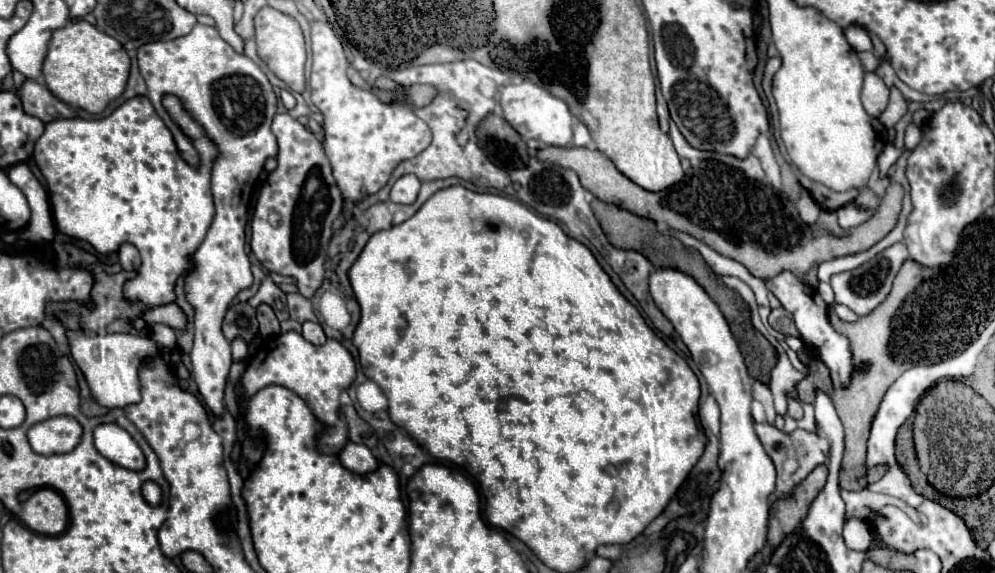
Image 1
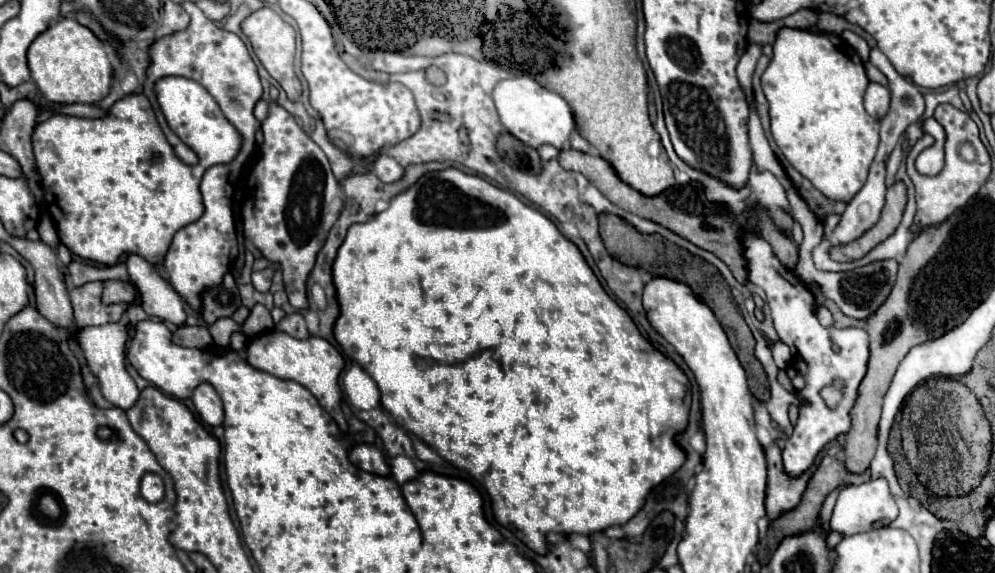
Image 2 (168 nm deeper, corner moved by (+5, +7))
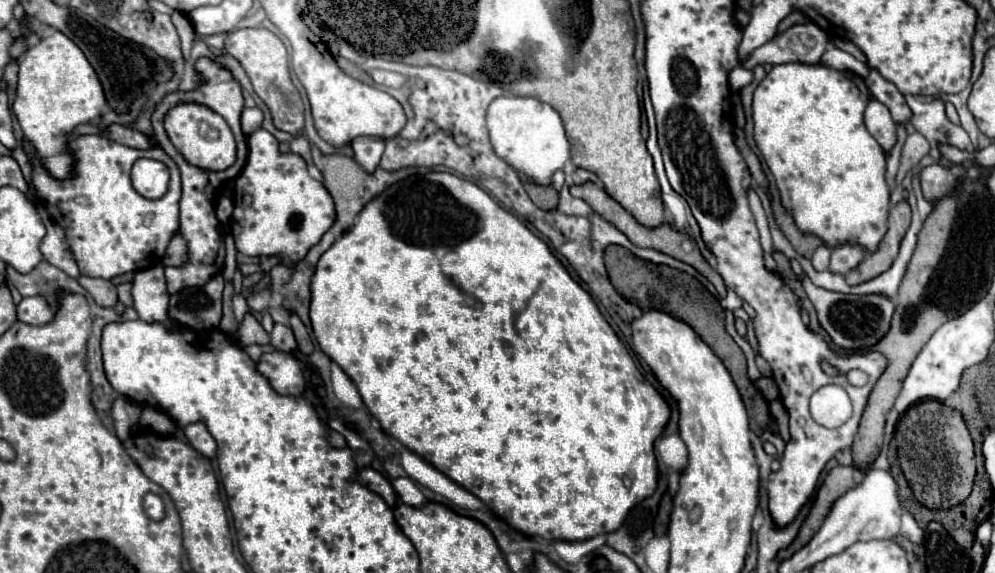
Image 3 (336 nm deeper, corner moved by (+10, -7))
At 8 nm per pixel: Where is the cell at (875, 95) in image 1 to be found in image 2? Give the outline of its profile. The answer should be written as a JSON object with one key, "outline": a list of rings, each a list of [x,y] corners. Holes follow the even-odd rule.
{"outline":[[[870,82],[864,92],[864,108],[872,118],[882,118],[890,106],[890,92],[888,88]]]}

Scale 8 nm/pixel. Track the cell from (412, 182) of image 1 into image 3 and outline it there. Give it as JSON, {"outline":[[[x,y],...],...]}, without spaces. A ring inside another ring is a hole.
{"outline":[[[359,136],[351,140],[351,148],[355,152],[355,160],[367,170],[373,172],[379,166],[381,154],[385,150],[385,142],[375,136]]]}

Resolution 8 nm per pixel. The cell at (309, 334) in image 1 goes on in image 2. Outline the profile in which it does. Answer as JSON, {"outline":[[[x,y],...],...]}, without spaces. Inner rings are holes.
{"outline":[[[294,312],[294,314],[288,314],[282,318],[282,322],[276,326],[276,330],[282,330],[294,338],[308,338],[308,328],[306,328],[306,320],[300,312]]]}

